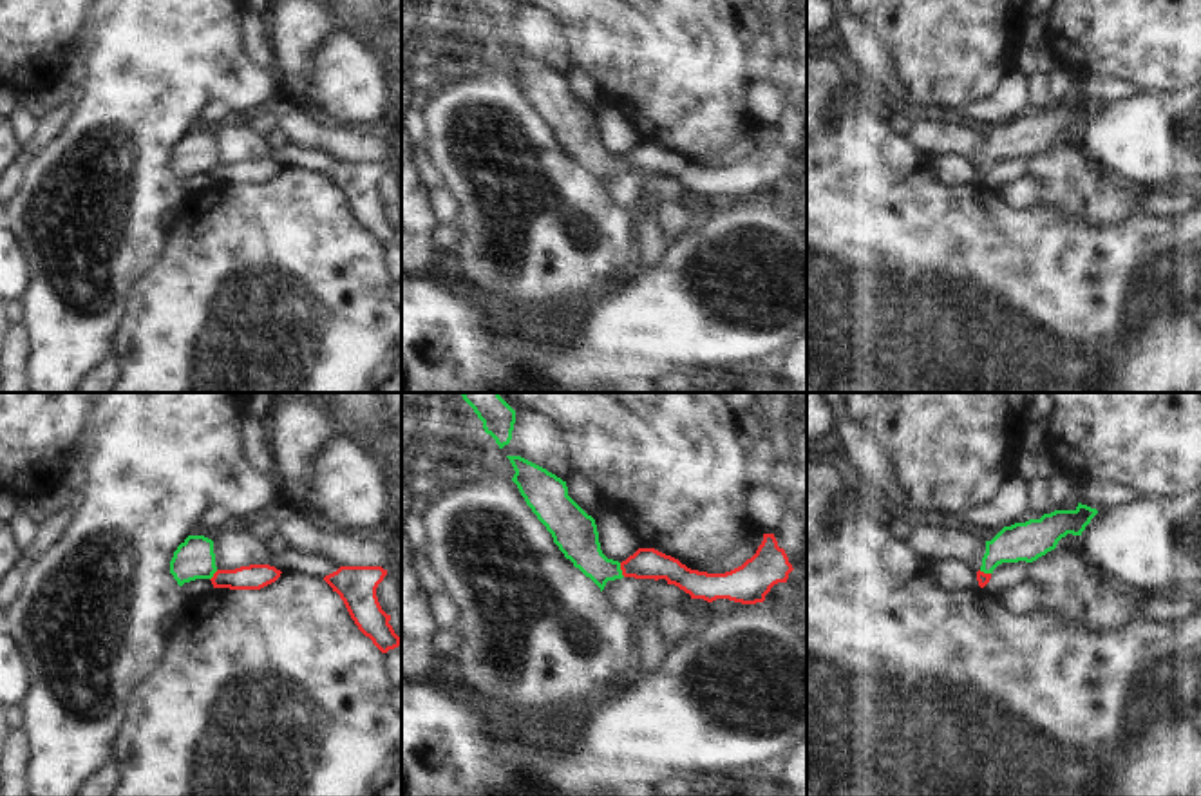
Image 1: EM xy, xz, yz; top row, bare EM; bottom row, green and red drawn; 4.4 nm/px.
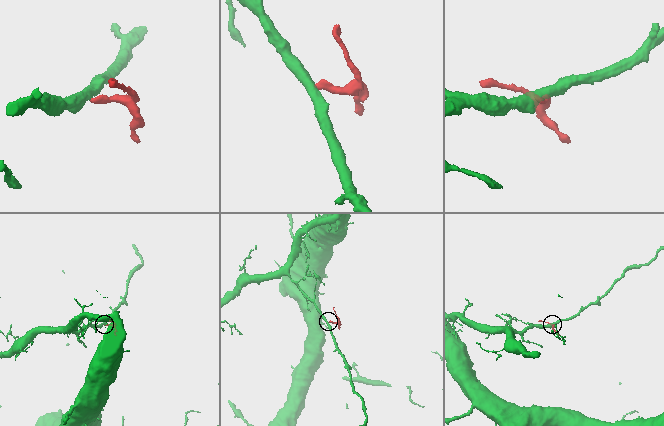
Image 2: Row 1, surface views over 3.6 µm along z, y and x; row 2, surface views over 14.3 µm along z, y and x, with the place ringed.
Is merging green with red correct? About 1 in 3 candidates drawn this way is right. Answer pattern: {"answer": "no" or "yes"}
{"answer": "yes"}

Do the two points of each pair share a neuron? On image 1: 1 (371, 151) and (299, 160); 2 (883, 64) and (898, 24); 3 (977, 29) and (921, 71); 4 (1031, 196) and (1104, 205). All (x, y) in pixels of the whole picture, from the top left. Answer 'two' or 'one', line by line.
1: two
2: two
3: one
4: two

